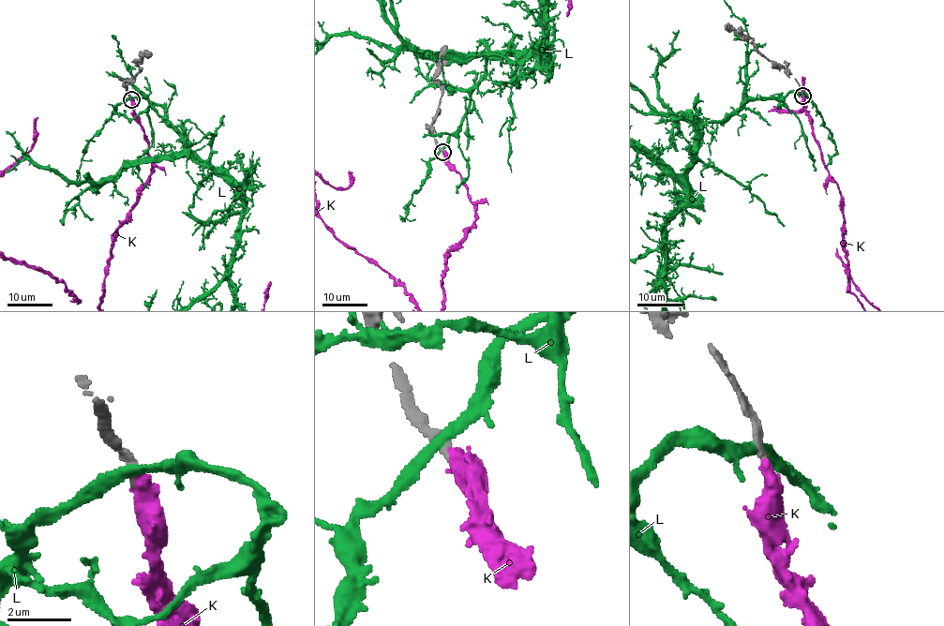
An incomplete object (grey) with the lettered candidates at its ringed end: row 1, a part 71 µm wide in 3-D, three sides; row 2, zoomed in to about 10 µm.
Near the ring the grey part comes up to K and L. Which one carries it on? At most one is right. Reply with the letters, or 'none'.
K

